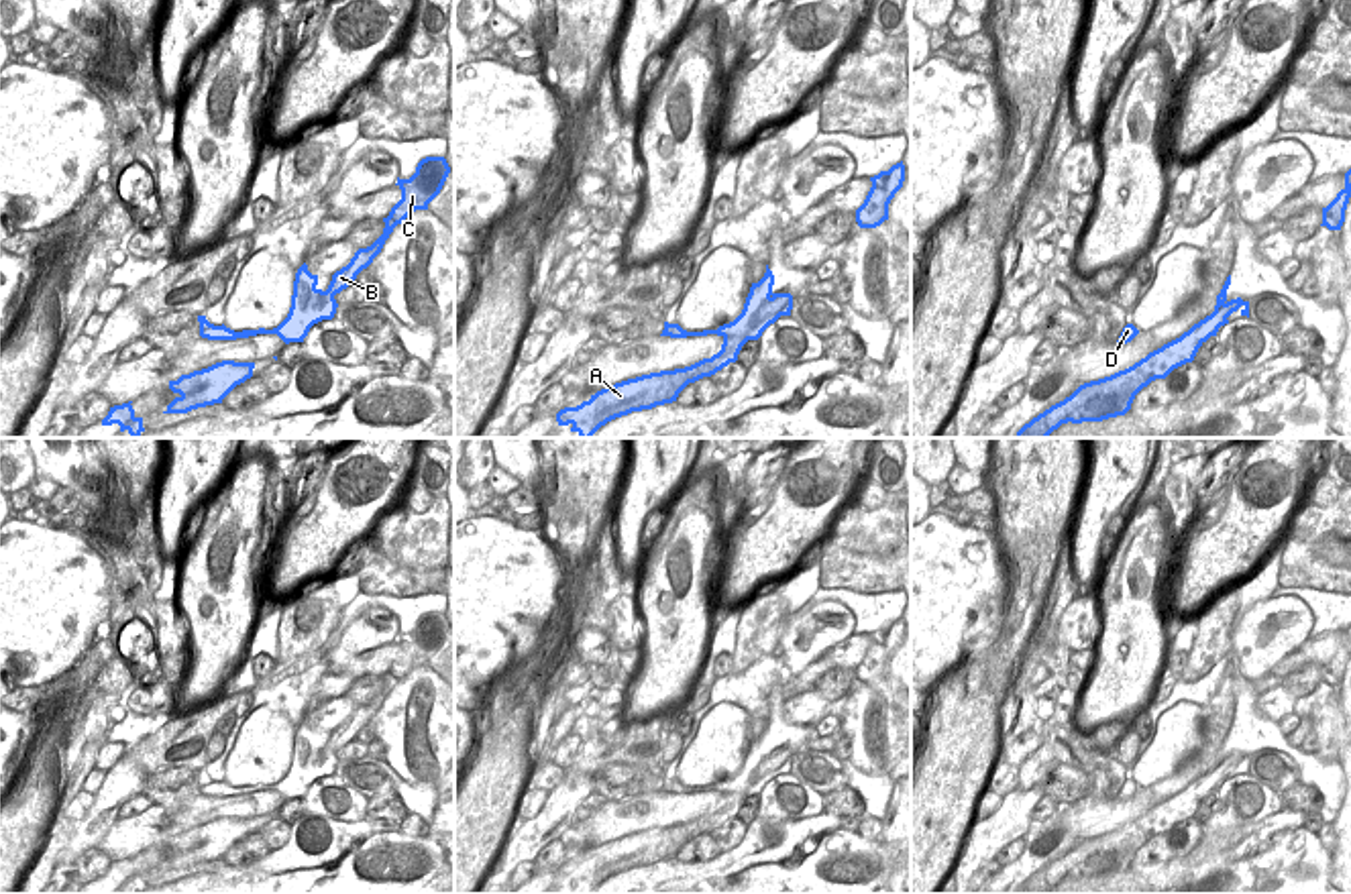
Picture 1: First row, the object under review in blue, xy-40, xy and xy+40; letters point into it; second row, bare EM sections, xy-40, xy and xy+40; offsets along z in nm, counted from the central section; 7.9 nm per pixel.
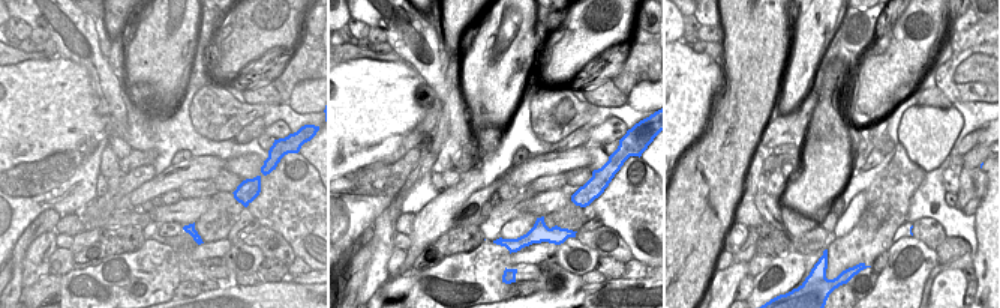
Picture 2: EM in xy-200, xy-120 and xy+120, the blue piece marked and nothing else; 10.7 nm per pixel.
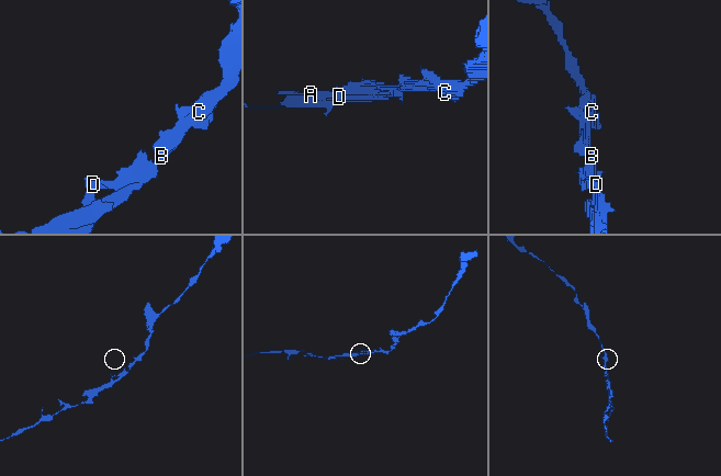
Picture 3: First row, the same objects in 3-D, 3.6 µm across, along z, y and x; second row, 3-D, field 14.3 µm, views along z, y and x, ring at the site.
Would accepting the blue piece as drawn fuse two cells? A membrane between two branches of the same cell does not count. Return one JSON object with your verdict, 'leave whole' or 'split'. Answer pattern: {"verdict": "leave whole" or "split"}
{"verdict": "leave whole"}

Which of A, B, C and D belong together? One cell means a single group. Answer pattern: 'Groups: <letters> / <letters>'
Groups: A B C D.

